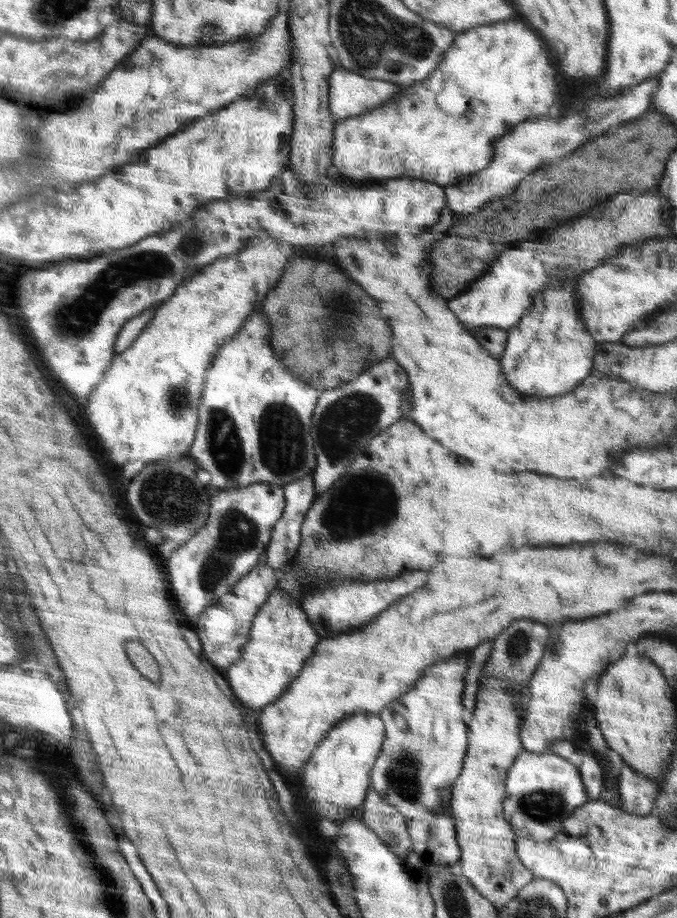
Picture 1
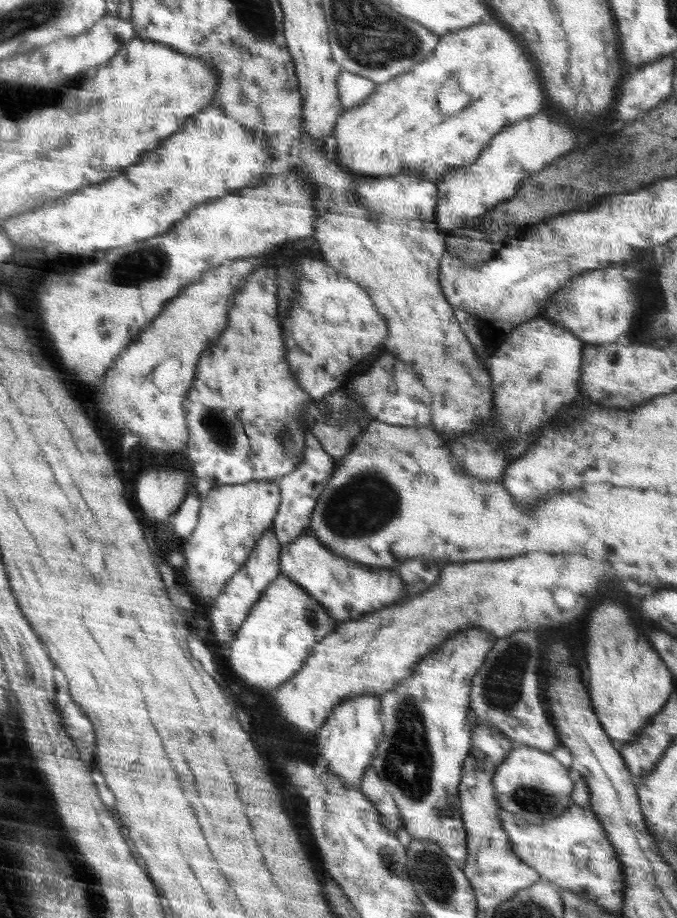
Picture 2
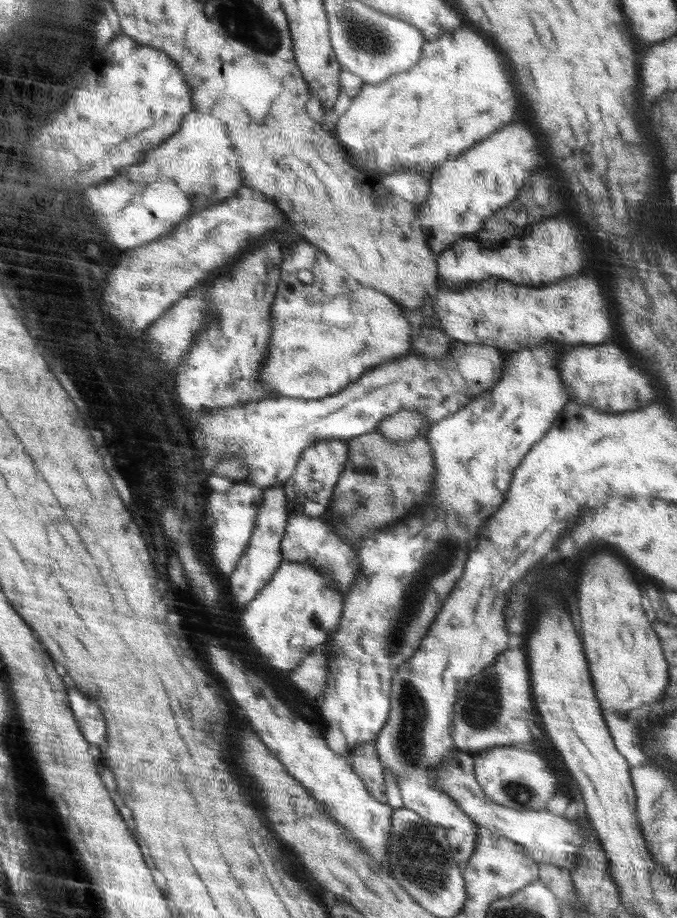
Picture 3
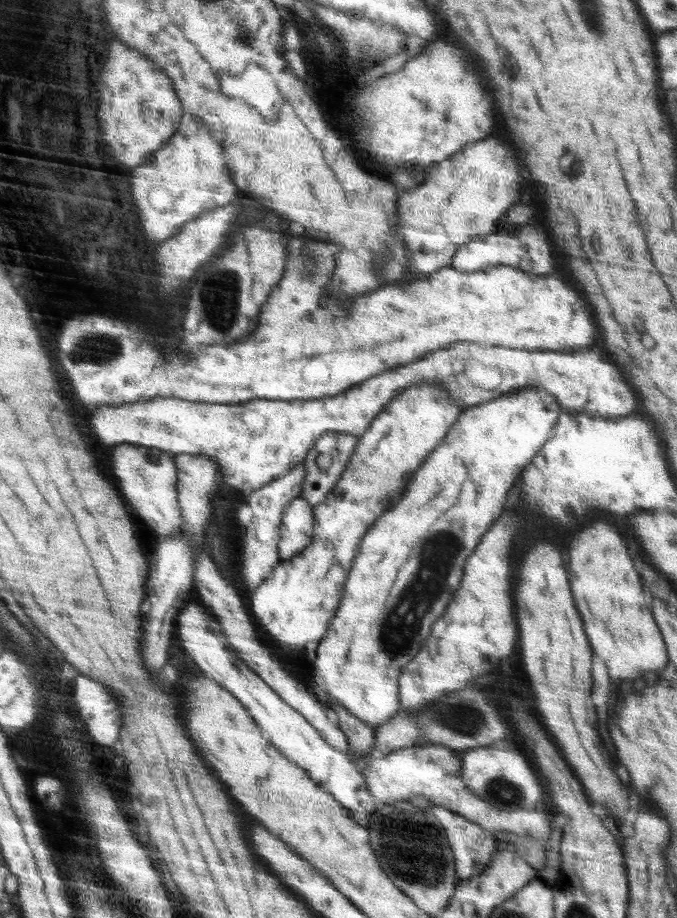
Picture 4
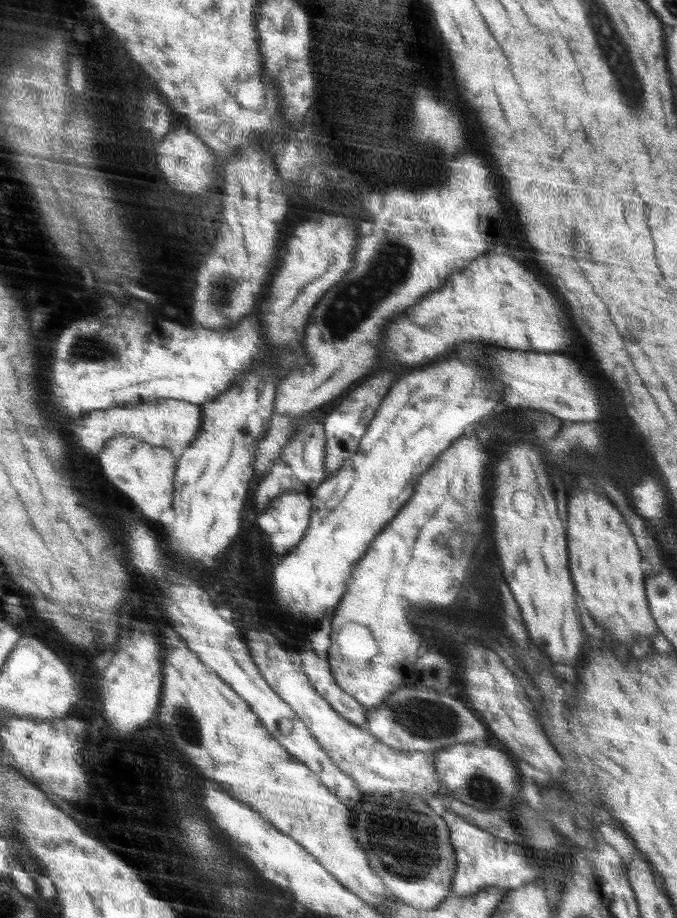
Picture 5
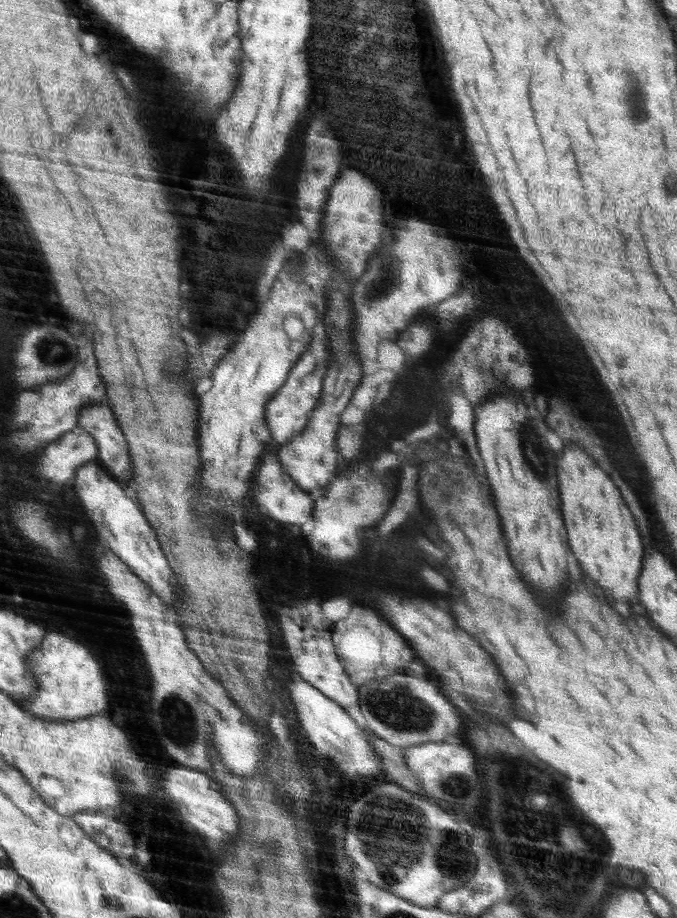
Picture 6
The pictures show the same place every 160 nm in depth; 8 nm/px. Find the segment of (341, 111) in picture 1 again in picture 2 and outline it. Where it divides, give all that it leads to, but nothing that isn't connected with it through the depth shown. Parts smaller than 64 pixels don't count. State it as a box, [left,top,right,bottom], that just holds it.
[337,71,377,109]

